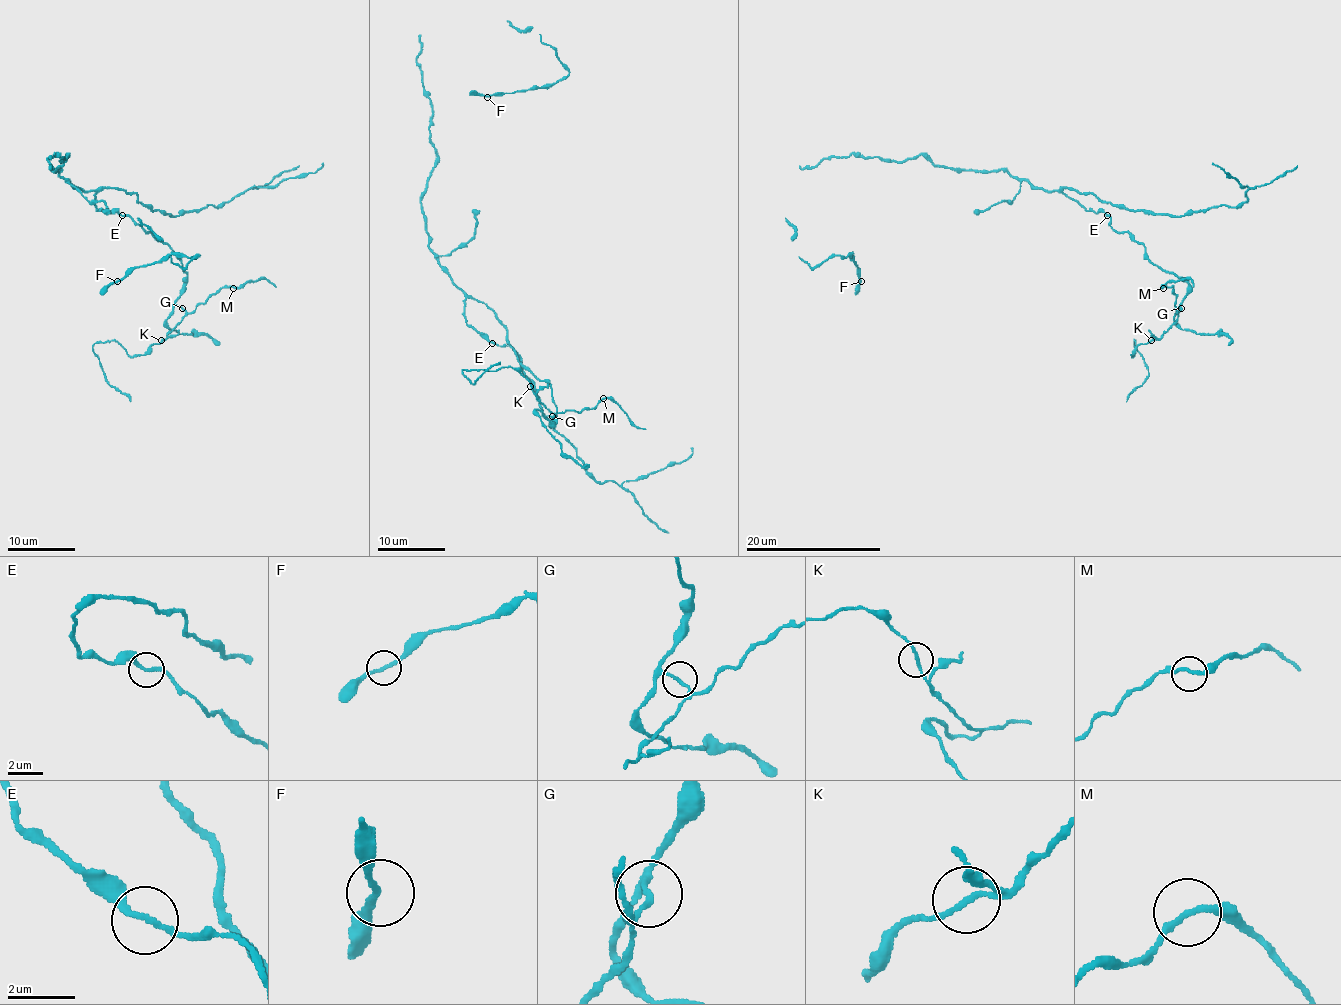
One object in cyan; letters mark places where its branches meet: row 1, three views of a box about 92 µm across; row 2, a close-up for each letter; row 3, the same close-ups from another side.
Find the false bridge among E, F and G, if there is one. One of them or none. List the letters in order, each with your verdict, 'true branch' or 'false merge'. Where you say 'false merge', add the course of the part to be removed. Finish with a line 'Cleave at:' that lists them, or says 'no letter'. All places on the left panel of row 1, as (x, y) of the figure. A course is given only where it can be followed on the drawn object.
E: true branch
F: true branch
G: false merge | (183, 308), (181, 322), (142, 355), (129, 355), (114, 340), (92, 347), (104, 377), (131, 401)
Cleave at: G

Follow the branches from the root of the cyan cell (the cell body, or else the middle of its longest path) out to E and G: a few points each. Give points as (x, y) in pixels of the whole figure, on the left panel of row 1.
E: (95, 192), (97, 210), (119, 212), (122, 215)
G: (95, 192), (97, 210), (129, 215), (164, 242), (181, 261), (186, 283), (185, 291), (174, 303), (183, 308)

